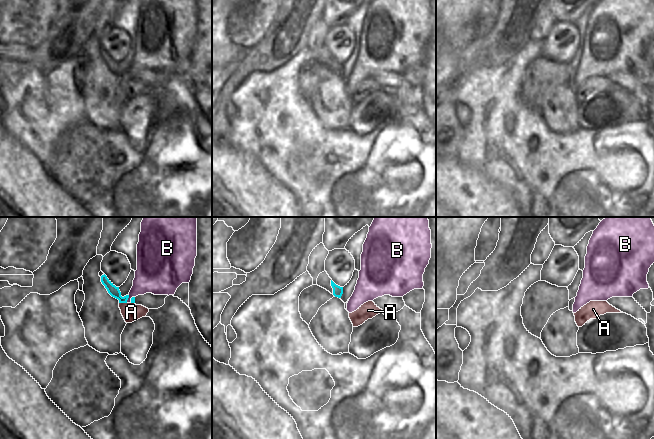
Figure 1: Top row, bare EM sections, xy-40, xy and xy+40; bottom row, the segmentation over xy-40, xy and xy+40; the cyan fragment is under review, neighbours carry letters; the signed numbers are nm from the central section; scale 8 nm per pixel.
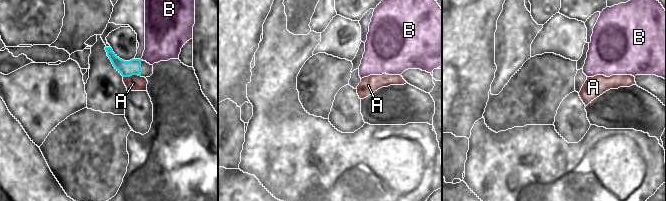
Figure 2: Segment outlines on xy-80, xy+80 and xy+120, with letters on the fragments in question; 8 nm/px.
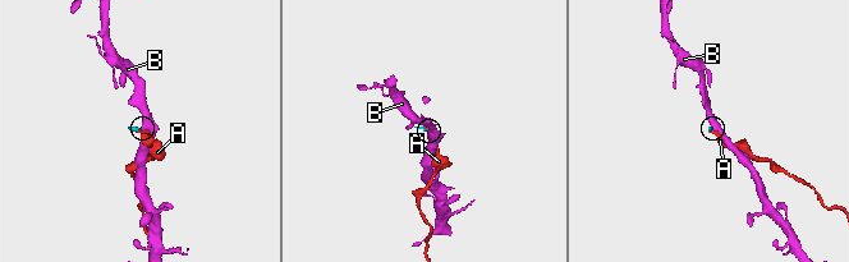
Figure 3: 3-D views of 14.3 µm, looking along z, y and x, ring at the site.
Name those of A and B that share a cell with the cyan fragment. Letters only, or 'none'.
none.

